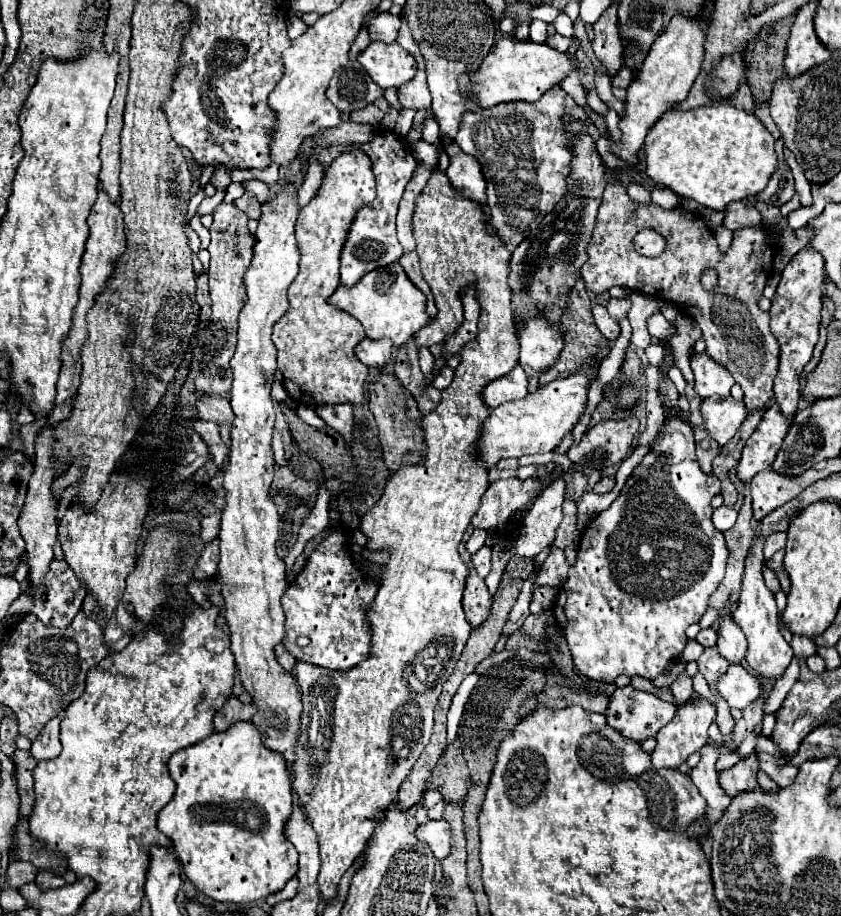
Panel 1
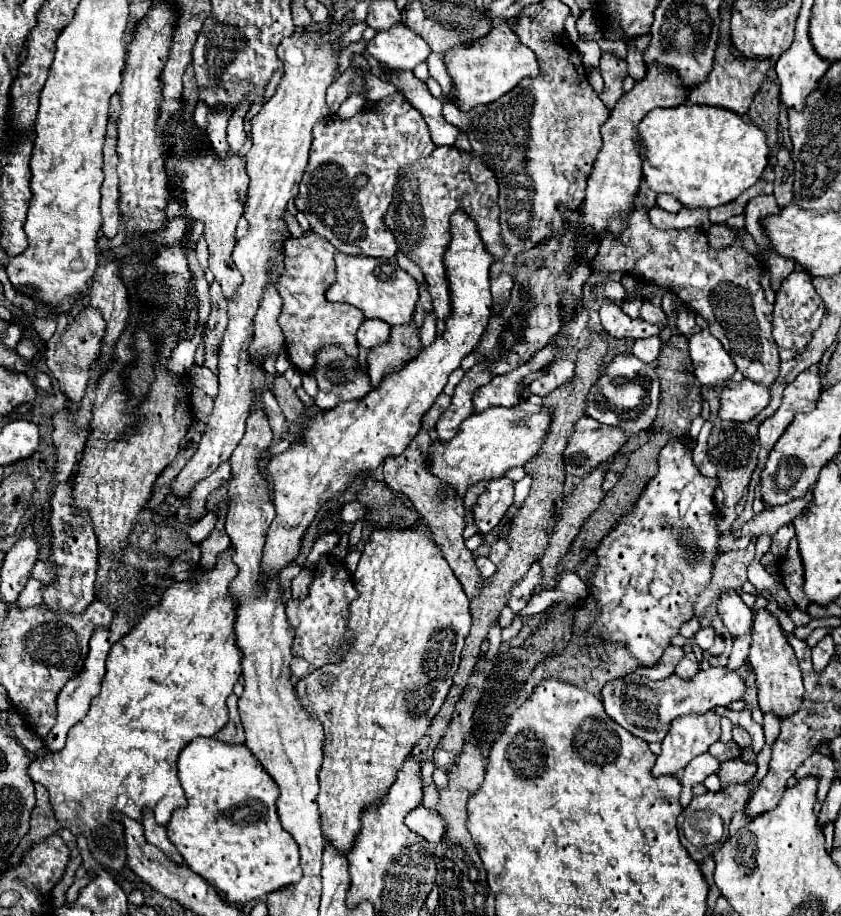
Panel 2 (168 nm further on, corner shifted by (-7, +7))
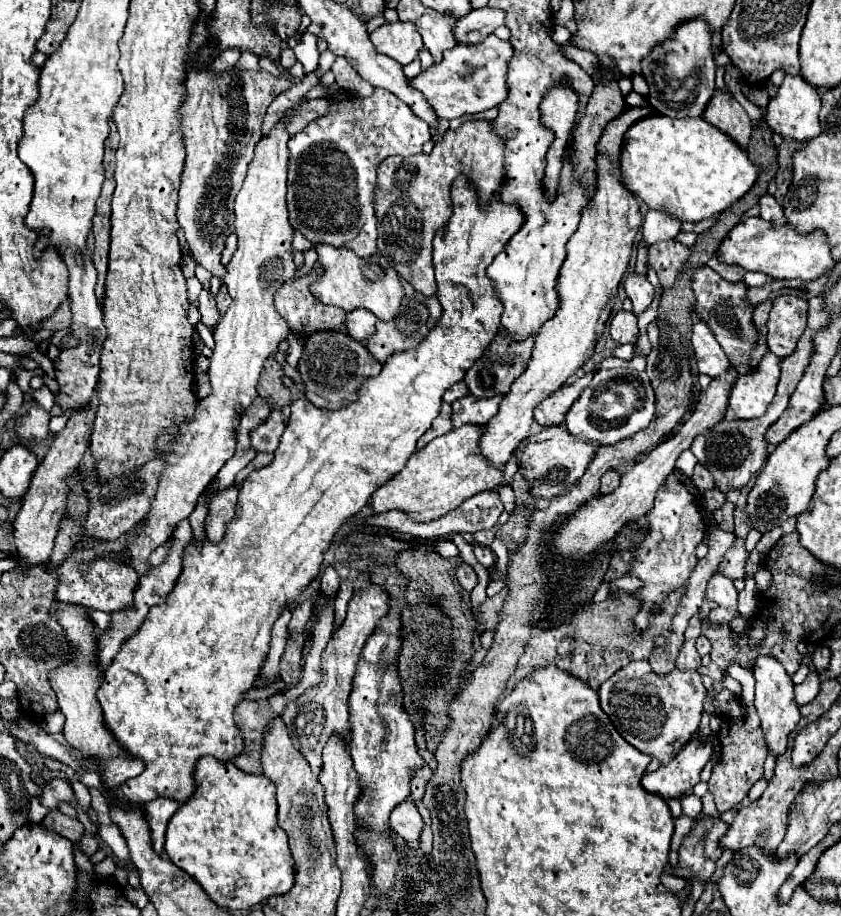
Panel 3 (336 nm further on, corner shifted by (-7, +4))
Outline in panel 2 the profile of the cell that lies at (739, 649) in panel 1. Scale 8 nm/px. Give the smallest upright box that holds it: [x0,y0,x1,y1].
[717,592,753,638]

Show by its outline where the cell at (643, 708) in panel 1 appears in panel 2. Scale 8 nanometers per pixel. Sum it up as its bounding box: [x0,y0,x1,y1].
[601,668,747,742]

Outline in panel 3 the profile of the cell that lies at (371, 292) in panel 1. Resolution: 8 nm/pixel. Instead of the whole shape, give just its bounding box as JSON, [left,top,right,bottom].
[311,245,405,321]

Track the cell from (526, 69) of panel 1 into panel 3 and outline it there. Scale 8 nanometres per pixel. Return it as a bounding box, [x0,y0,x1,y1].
[411,35,513,119]

